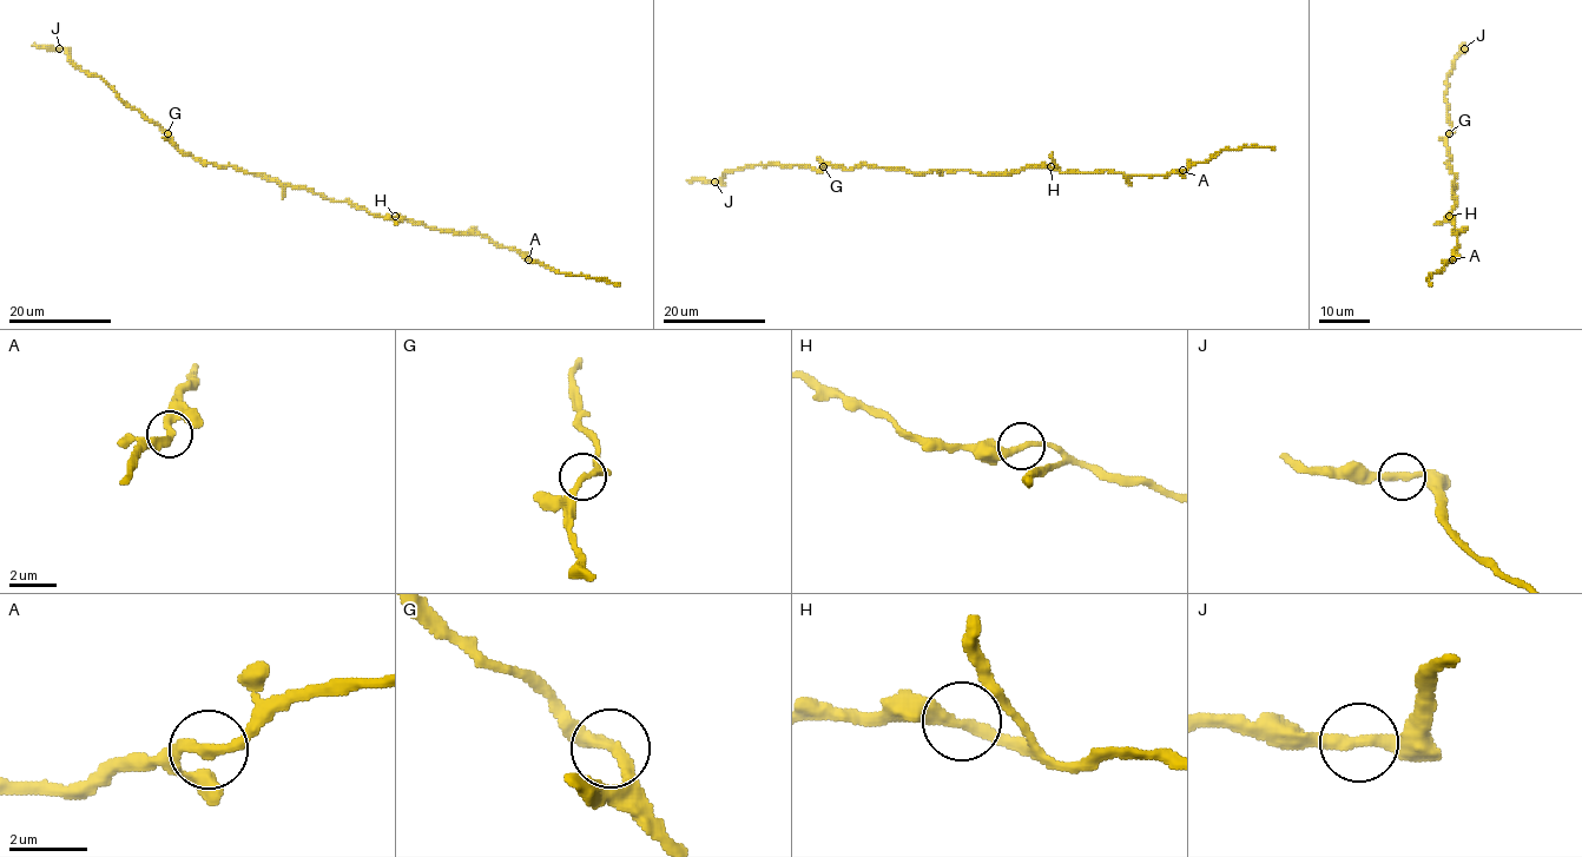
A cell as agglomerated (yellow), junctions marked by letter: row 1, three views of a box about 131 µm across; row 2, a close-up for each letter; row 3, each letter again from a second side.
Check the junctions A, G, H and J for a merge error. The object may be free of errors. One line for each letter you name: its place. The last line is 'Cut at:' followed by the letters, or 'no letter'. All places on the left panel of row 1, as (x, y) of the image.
Cut at: no letter

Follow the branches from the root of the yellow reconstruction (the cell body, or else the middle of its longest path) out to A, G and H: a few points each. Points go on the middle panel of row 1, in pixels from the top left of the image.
A: (967, 171), (1010, 175), (1026, 166), (1054, 166), (1061, 172), (1111, 171), (1148, 176), (1182, 171)
G: (967, 171), (915, 173), (868, 164), (850, 170), (830, 164), (823, 166)
H: (967, 171), (1010, 175), (1026, 166), (1050, 166)

